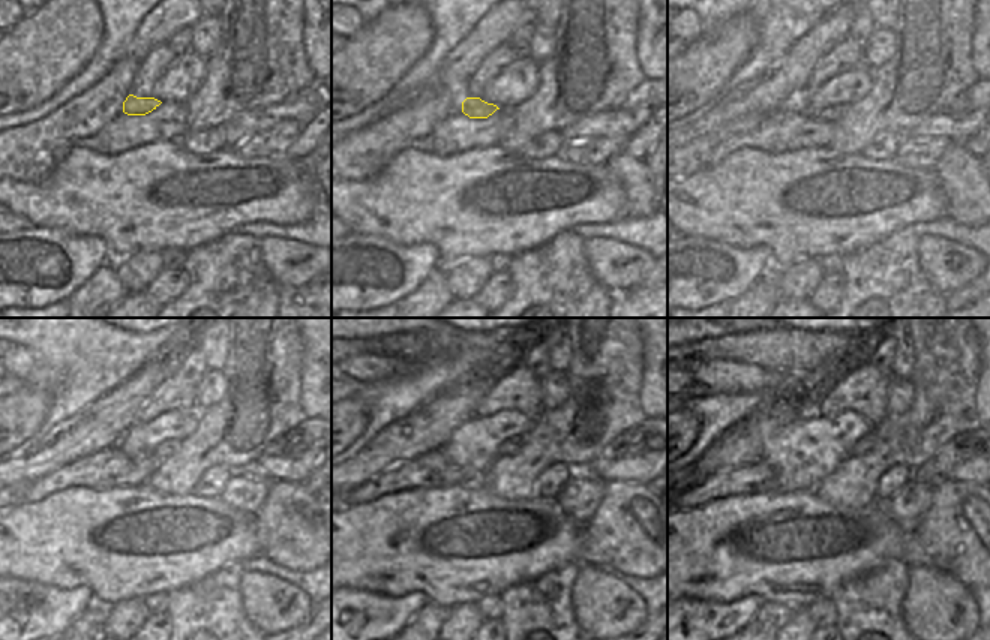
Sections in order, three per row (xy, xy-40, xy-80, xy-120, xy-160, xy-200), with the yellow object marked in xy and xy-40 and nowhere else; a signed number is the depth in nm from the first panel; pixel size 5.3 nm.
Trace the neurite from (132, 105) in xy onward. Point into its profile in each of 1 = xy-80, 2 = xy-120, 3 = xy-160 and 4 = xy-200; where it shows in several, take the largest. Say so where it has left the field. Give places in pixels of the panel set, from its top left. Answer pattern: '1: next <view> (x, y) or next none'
1: next xy-80 (831, 114)
2: next xy-120 (168, 447)
3: next xy-160 (512, 445)
4: next xy-200 (866, 442)

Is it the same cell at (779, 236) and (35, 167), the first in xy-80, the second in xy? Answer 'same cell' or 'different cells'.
different cells

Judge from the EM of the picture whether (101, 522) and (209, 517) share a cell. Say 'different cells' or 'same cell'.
same cell

